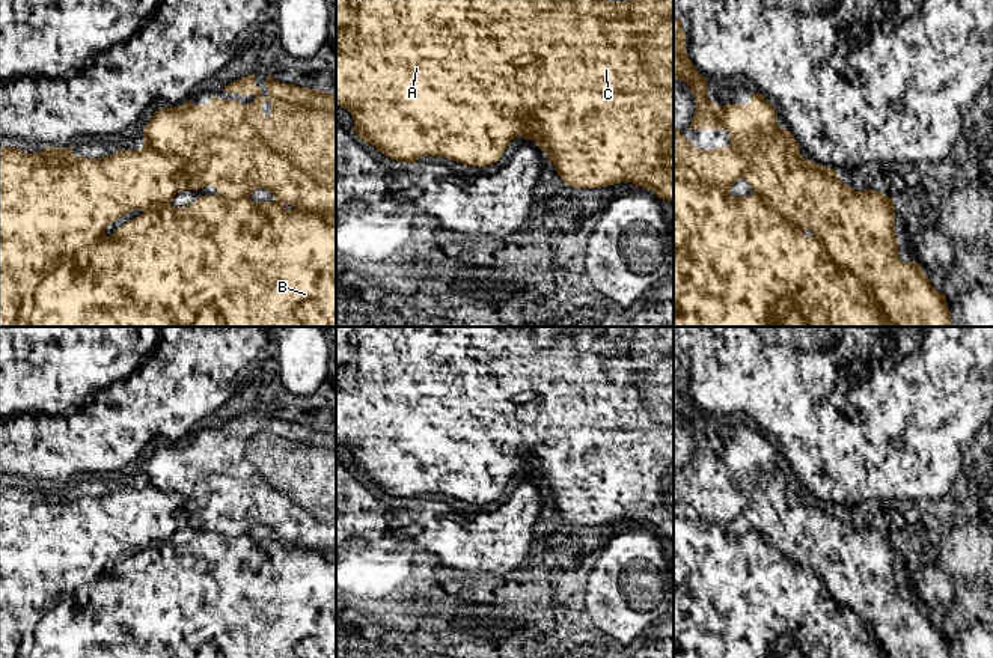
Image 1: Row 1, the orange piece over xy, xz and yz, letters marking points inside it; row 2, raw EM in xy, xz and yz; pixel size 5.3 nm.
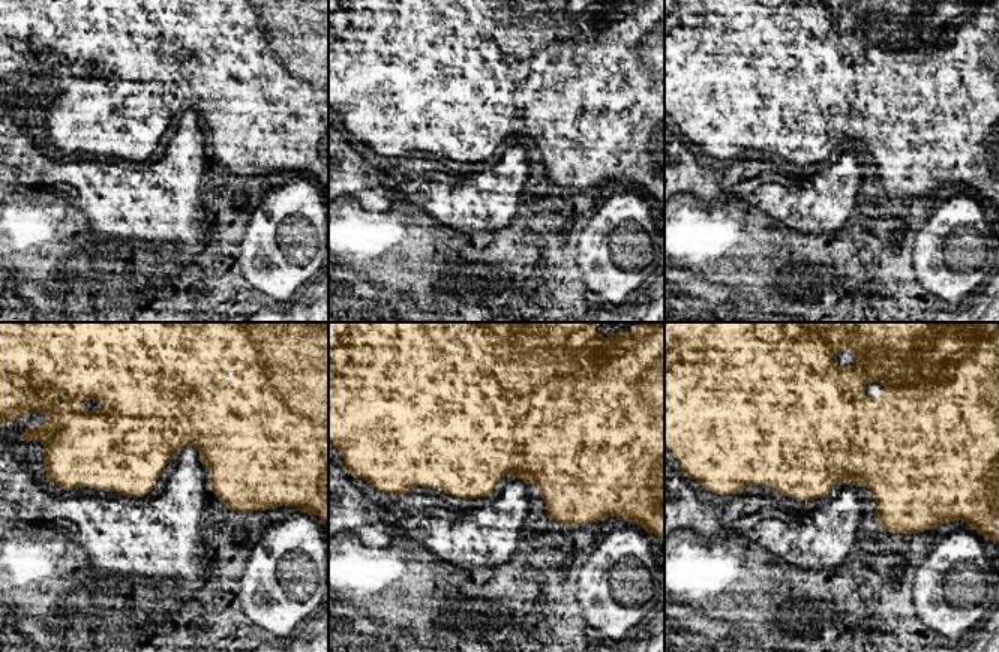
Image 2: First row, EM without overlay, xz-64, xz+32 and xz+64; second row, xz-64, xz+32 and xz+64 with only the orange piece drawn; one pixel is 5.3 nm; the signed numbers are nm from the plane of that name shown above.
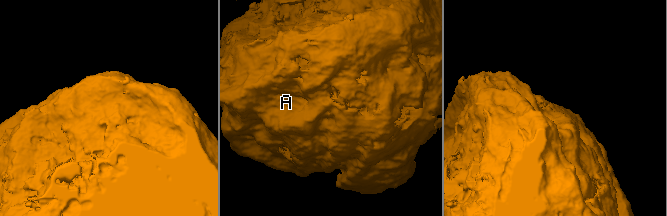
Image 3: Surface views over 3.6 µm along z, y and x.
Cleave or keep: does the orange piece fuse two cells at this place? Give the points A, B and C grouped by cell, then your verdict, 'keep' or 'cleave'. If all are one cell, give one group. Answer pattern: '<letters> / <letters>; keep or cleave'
A B / C; cleave

